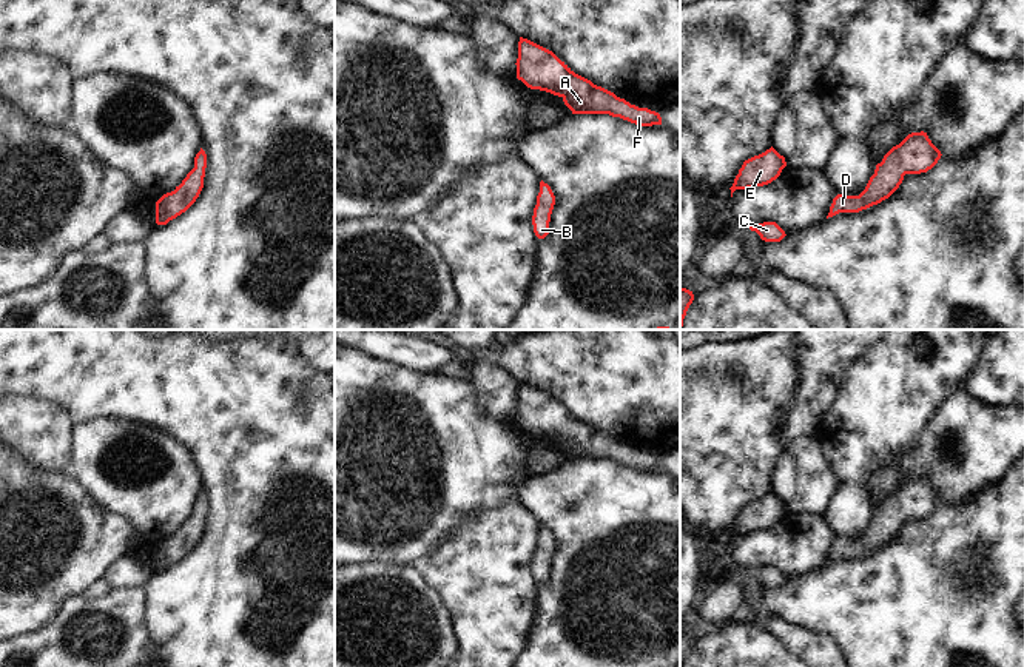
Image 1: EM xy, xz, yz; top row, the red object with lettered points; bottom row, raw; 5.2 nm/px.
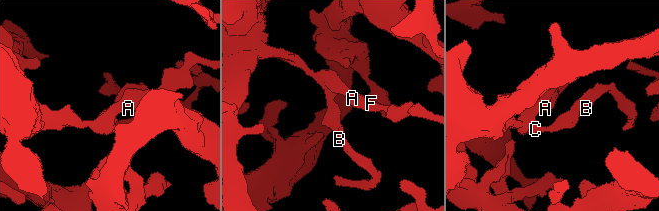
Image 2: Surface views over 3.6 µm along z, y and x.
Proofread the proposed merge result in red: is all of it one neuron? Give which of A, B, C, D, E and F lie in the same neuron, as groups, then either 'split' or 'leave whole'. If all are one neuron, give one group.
A B C D E F; leave whole

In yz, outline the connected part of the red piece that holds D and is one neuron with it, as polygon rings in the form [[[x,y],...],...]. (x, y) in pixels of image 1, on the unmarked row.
[[[927,478],[908,479],[876,510],[874,519],[859,541],[837,539],[833,544],[827,564],[839,558],[859,558],[881,548],[899,533],[905,519],[927,518],[938,508],[941,501]]]

